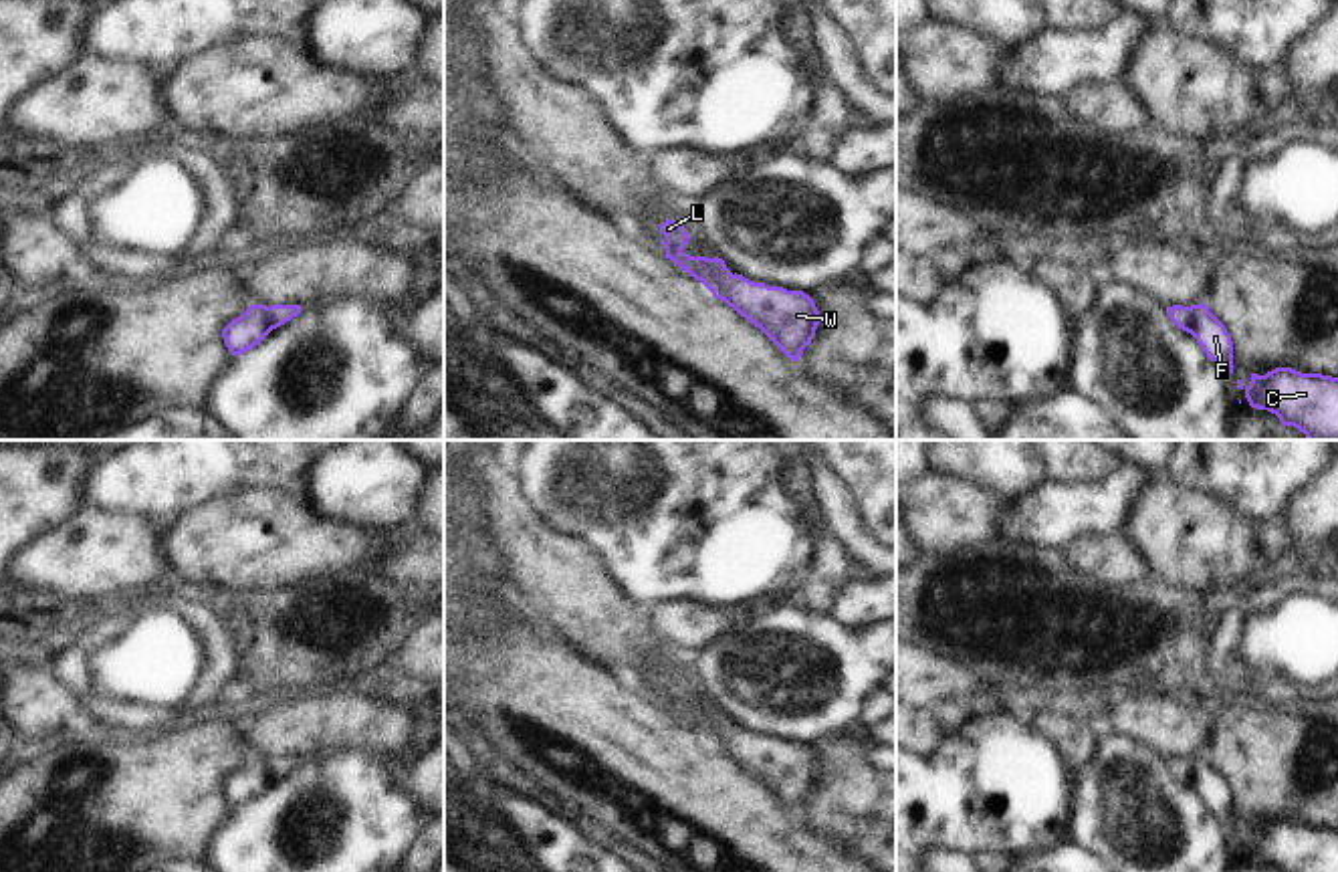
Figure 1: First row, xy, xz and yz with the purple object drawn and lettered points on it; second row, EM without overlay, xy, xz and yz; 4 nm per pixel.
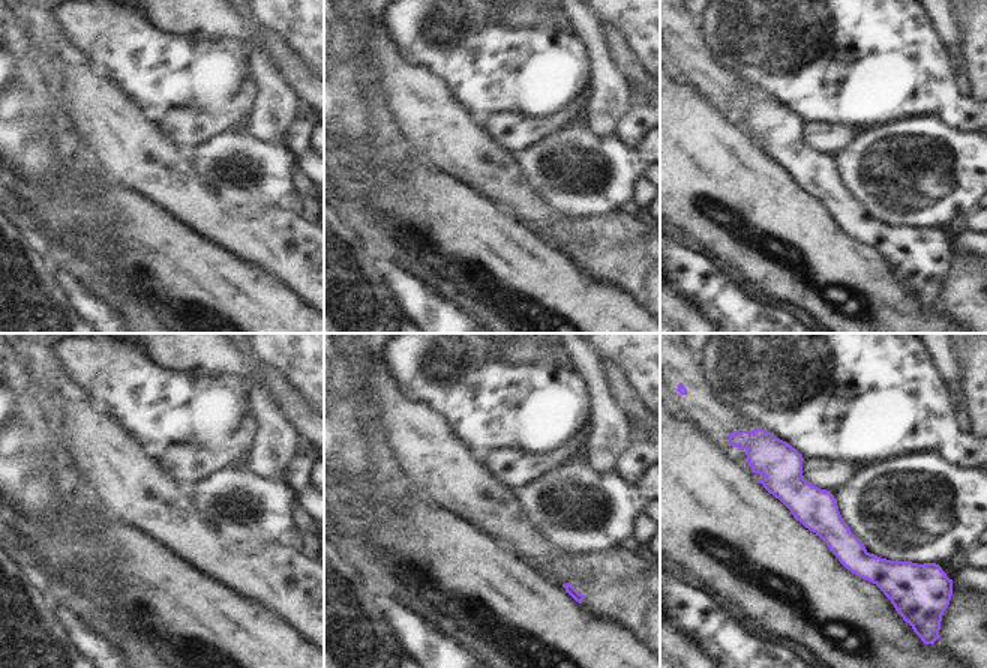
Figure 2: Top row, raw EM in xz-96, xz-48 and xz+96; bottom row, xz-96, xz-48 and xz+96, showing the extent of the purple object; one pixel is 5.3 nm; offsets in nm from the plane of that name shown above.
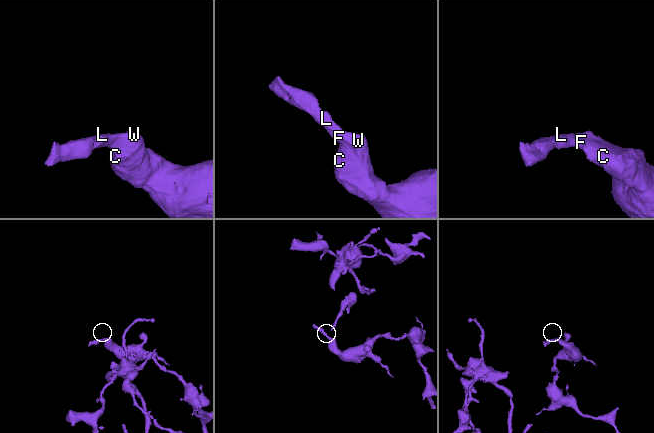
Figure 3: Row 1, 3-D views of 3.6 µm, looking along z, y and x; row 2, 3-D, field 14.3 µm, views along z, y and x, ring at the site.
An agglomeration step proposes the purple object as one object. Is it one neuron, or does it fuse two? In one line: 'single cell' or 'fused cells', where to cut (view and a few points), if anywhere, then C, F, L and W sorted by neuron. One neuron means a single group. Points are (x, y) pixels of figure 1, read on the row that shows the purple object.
single cell; cut none; groups C F L W

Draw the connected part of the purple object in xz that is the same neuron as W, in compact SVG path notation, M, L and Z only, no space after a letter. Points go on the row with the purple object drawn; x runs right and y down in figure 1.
M674 220L662 222L660 232L666 236L660 242L666 248L666 258L700 281L714 299L724 301L741 317L759 327L789 359L799 361L819 325L819 311L809 295L733 275L718 256L686 254L682 248L690 236Z

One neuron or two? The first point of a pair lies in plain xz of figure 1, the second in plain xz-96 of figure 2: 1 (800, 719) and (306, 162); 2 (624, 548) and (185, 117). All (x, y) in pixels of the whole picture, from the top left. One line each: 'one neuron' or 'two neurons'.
1: two neurons
2: two neurons

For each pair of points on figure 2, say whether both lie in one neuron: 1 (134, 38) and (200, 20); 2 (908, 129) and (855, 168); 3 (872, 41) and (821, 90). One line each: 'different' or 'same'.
1: different
2: same
3: same

